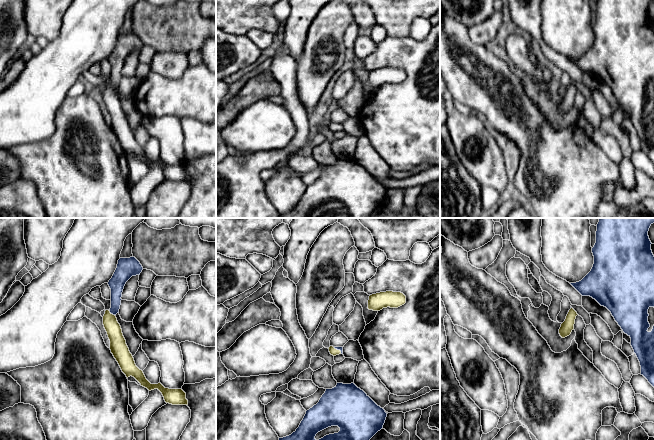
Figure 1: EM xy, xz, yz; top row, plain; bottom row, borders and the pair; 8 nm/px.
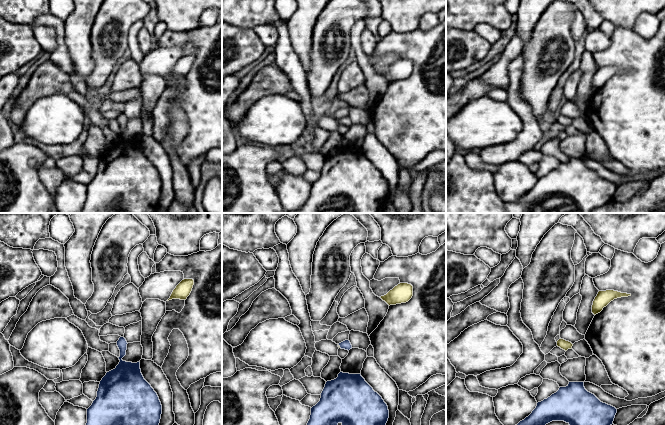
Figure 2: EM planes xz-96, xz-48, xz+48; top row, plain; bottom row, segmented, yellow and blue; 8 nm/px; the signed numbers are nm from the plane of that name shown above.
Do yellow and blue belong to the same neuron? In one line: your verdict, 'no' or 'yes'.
yes

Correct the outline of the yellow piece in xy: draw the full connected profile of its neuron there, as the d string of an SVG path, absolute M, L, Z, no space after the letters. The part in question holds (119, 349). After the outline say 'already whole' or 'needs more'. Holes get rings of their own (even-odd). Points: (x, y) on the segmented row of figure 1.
M135 257L120 258L117 268L109 280L108 285L111 289L111 308L105 311L103 316L103 325L110 340L110 350L118 362L122 372L126 377L134 377L141 386L149 391L158 389L166 403L172 405L188 405L186 393L182 389L165 388L161 383L151 384L145 377L134 361L132 354L126 344L120 324L117 321L116 314L119 313L121 297L126 282L136 275L140 275L143 267Z; needs more

